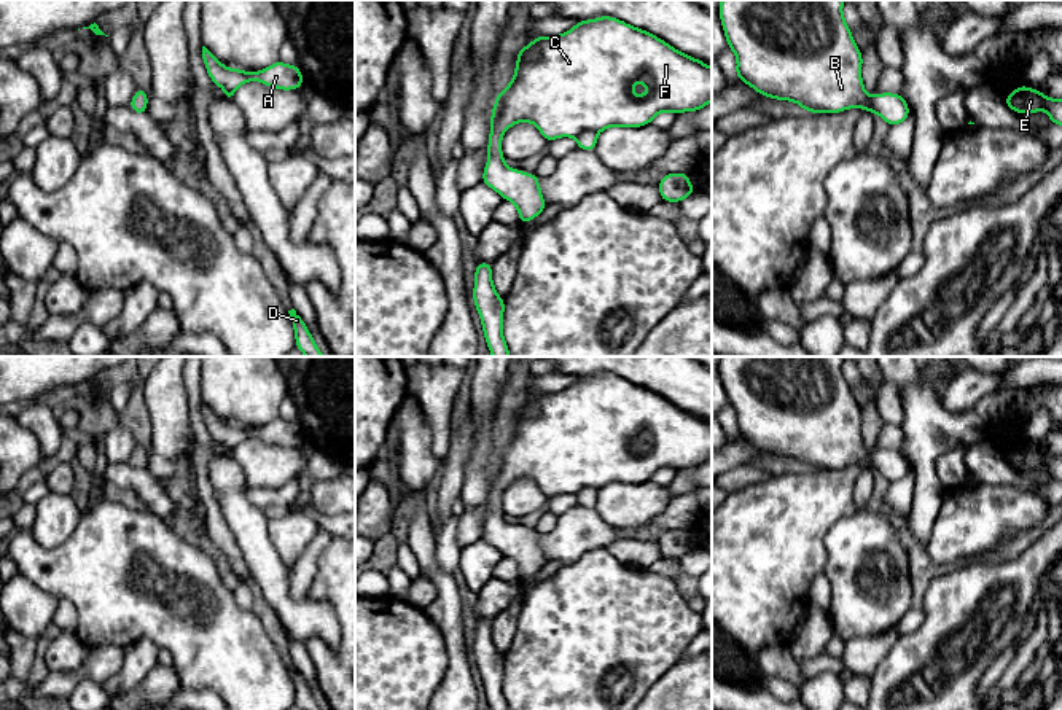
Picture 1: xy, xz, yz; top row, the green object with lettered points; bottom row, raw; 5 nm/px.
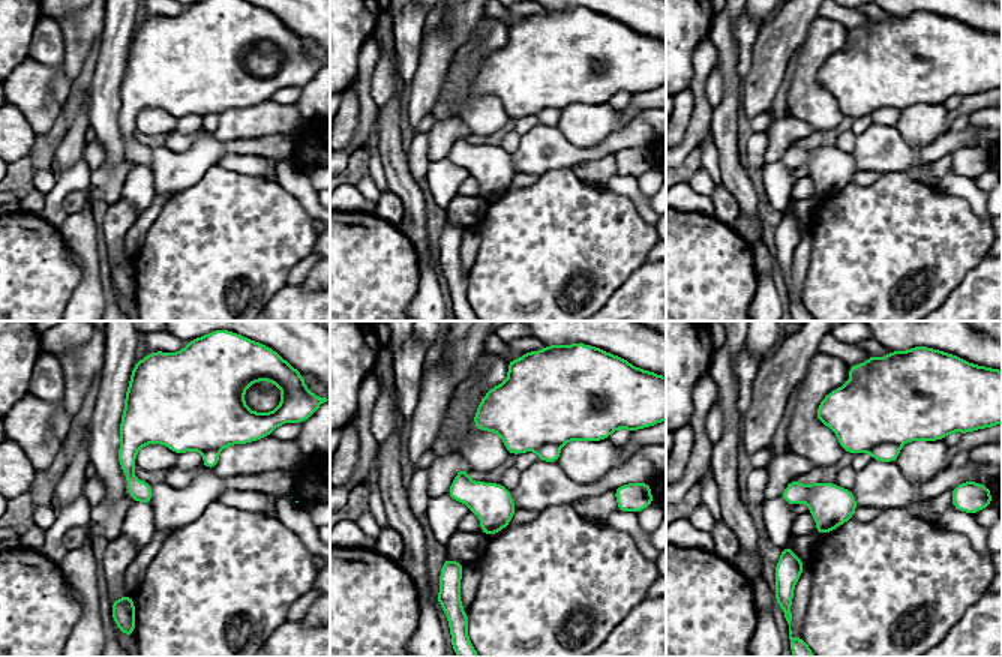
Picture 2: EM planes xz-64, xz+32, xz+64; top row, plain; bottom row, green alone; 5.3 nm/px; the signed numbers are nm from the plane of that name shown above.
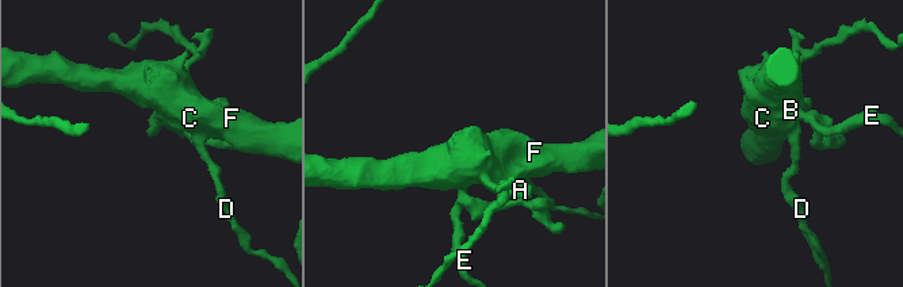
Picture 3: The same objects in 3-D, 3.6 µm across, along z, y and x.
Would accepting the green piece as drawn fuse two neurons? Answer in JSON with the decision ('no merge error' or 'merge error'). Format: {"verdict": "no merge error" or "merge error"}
{"verdict": "no merge error"}

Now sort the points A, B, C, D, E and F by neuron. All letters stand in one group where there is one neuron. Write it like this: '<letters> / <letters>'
A B C D E F

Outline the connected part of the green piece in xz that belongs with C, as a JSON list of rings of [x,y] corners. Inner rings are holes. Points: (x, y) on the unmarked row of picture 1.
[[[611,373],[576,377],[576,382],[560,392],[535,393],[532,401],[519,406],[516,427],[510,441],[495,452],[490,470],[490,490],[487,500],[489,516],[484,522],[482,540],[497,548],[503,557],[511,557],[519,570],[521,581],[537,575],[545,565],[538,532],[511,525],[505,521],[502,508],[503,490],[516,479],[532,479],[540,490],[552,498],[560,493],[573,493],[580,506],[594,508],[597,492],[608,484],[642,484],[651,481],[656,471],[670,468],[697,468],[712,458],[712,423],[699,415],[677,408],[656,392],[626,380]],[[643,439],[648,449],[635,452],[632,443]]]

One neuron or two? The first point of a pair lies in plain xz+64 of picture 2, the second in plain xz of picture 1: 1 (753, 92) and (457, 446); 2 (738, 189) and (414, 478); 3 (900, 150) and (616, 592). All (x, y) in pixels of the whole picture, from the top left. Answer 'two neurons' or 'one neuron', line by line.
1: one neuron
2: two neurons
3: two neurons

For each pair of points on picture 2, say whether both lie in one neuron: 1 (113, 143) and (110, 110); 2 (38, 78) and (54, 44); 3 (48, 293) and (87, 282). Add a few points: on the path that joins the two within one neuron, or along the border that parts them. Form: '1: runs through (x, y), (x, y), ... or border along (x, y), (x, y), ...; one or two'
1: runs through (110, 135), (110, 117); one
2: border along (29, 60), (54, 71), (51, 93), (56, 99); two
3: border along (81, 270), (81, 279), (65, 305); two

